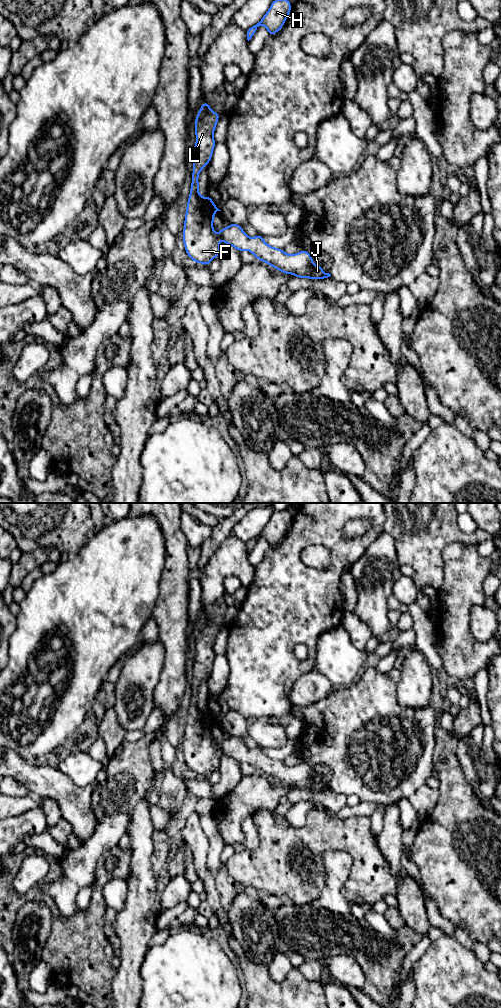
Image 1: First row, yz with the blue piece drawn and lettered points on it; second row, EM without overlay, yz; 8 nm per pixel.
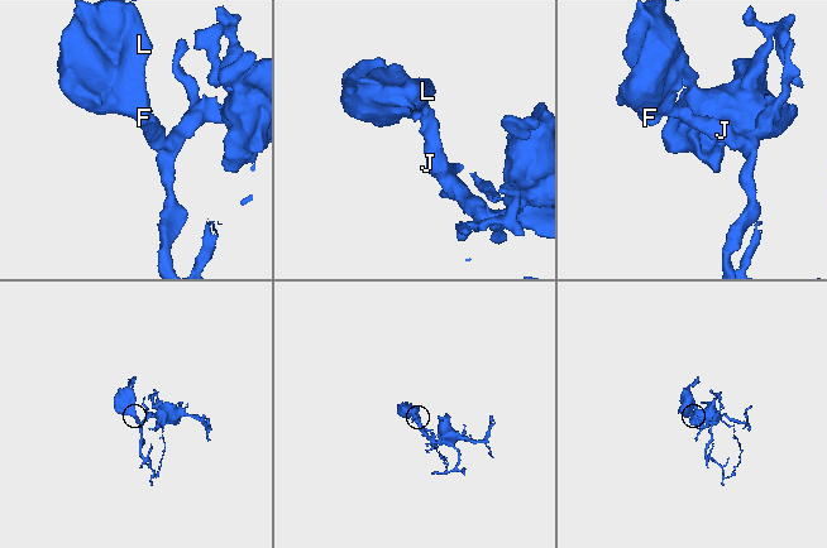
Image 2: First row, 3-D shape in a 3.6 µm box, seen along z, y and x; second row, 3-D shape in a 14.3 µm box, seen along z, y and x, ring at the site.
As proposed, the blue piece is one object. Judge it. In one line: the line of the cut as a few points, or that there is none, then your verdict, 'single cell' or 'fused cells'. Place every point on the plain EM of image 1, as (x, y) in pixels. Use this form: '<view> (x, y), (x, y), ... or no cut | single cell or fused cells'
no cut | single cell

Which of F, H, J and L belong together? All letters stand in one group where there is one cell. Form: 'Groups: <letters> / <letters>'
Groups: F H J L

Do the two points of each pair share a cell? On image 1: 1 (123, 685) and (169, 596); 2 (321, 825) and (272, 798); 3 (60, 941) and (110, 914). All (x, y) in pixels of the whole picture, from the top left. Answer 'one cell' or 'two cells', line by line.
1: two cells
2: two cells
3: two cells

